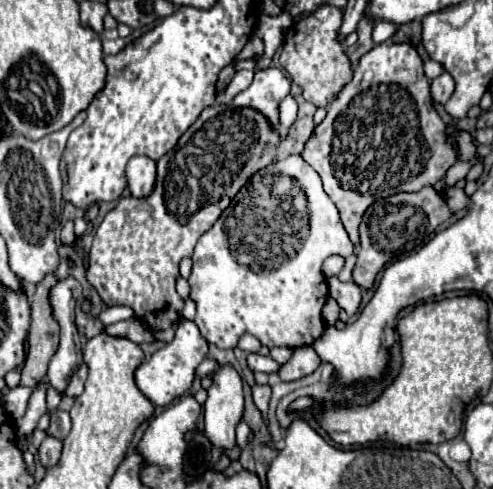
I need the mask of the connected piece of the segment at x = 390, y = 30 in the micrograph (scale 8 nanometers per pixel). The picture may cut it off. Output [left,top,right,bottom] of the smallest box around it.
[374,22,396,44]

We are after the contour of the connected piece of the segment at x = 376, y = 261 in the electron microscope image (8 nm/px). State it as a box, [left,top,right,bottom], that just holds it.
[354,186,452,288]

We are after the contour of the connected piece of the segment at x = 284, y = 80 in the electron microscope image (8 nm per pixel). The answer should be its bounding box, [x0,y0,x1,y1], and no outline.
[234,68,290,132]

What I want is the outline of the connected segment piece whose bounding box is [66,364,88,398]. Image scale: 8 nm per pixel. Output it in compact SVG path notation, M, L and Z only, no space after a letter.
M82 364L80 368L78 368L78 372L72 376L72 380L70 380L70 384L68 384L68 388L66 388L66 396L80 396L82 392L84 392L84 382L86 382L86 376L88 376L88 366L86 364Z

